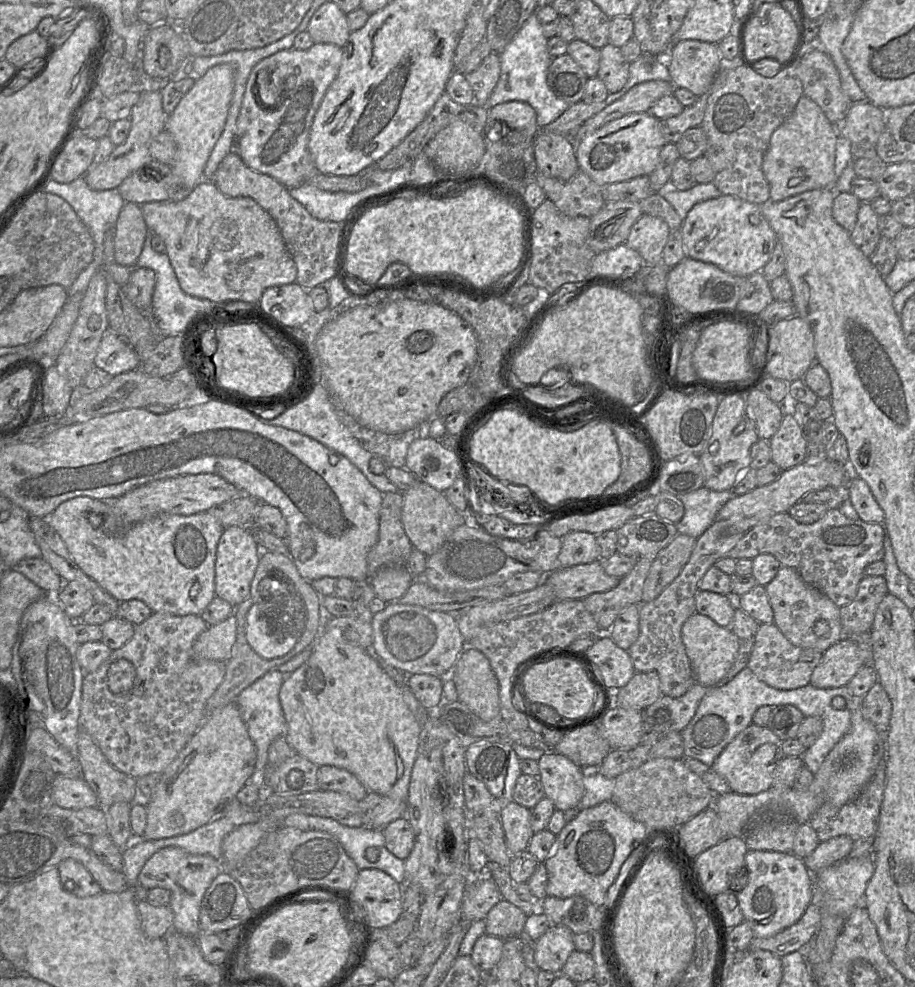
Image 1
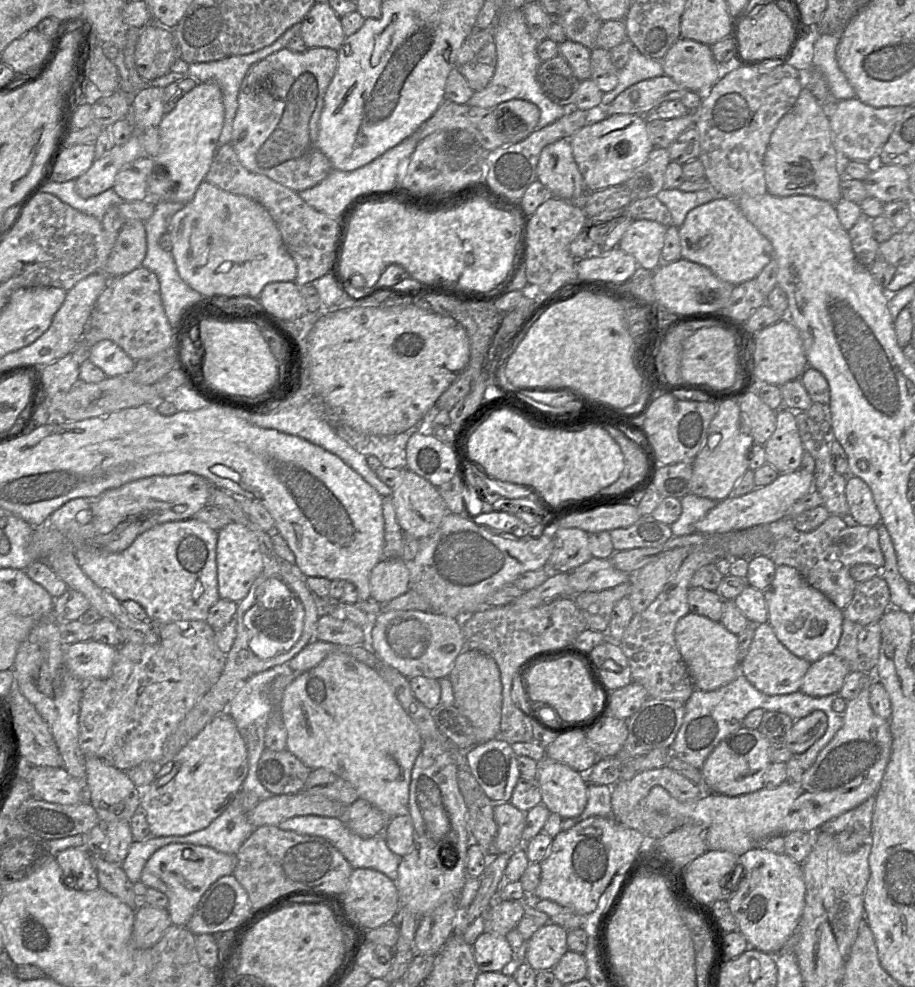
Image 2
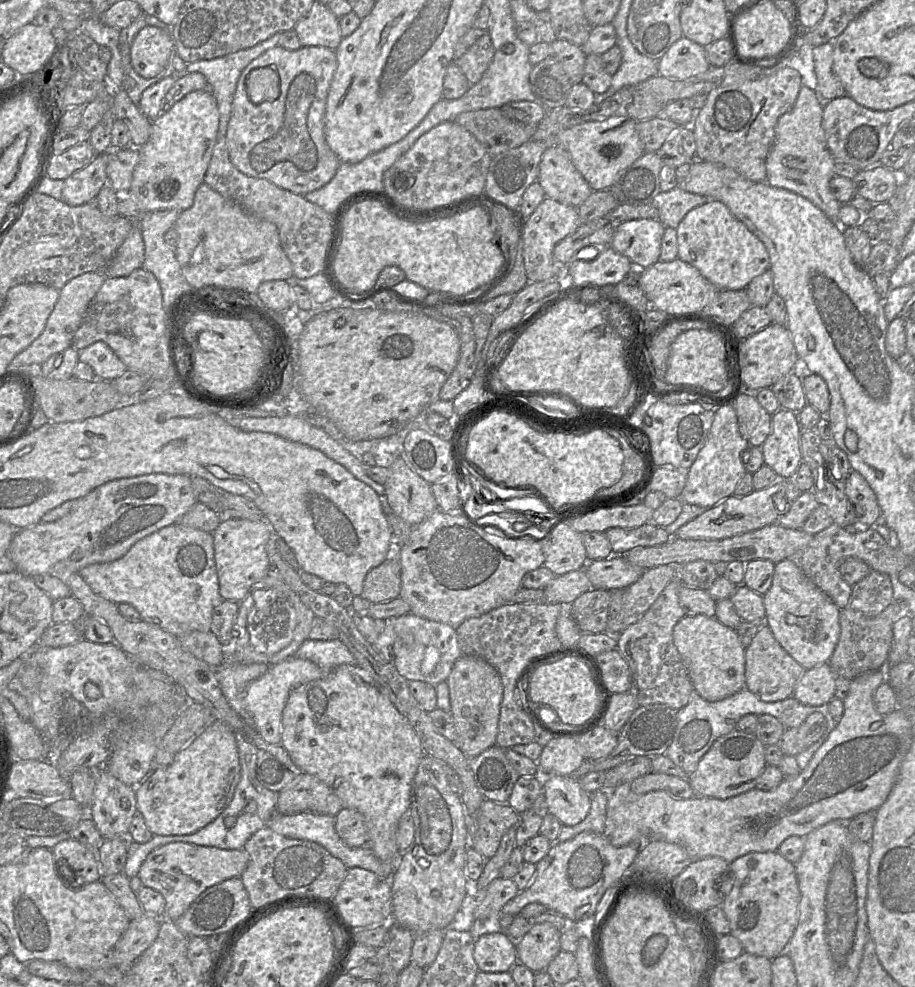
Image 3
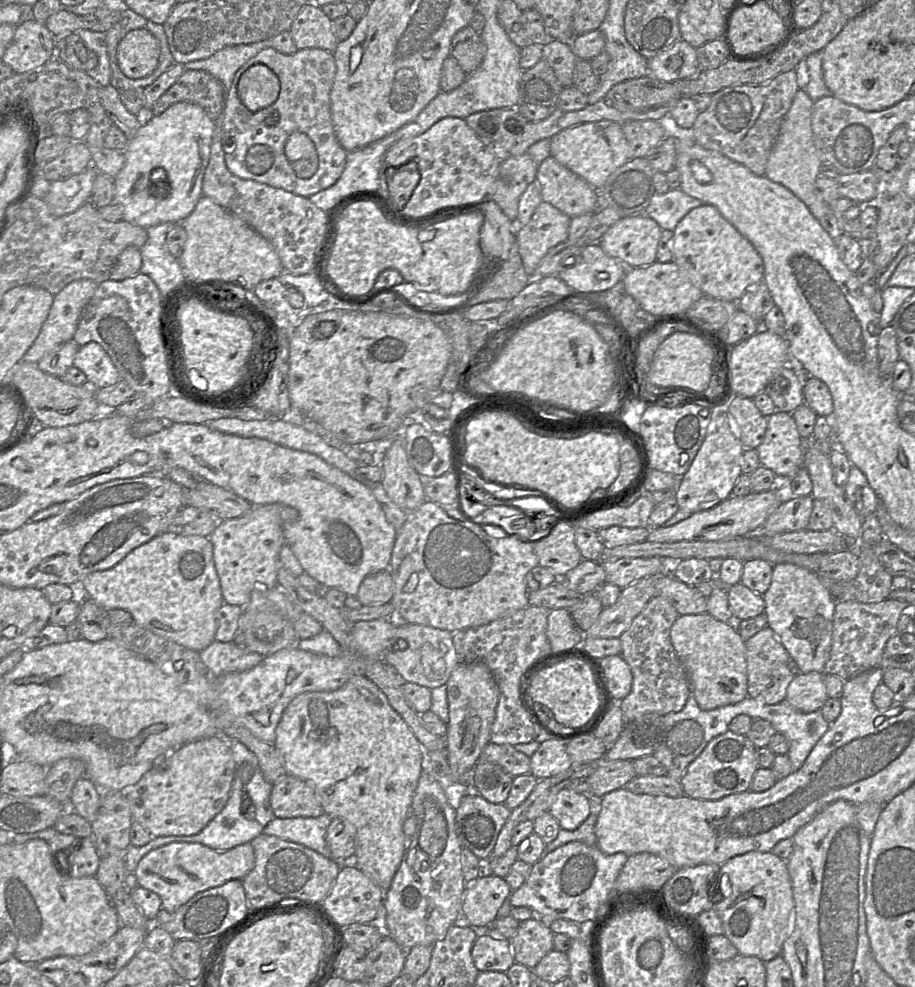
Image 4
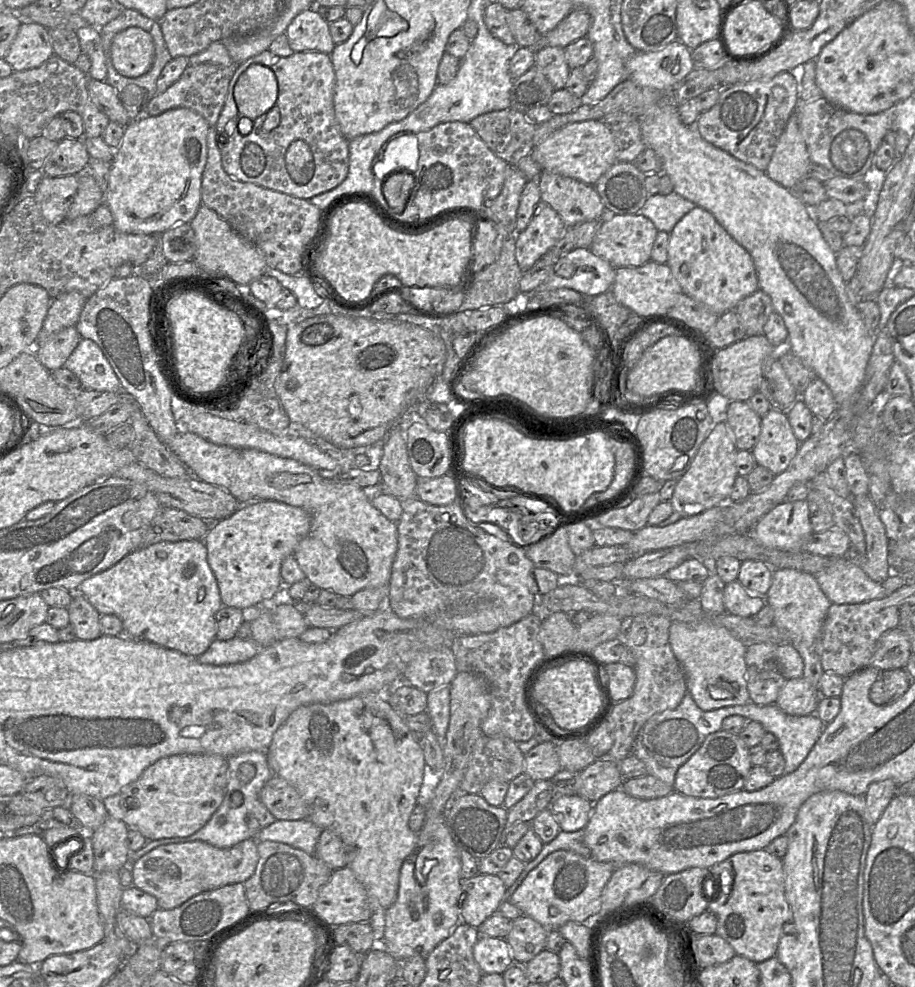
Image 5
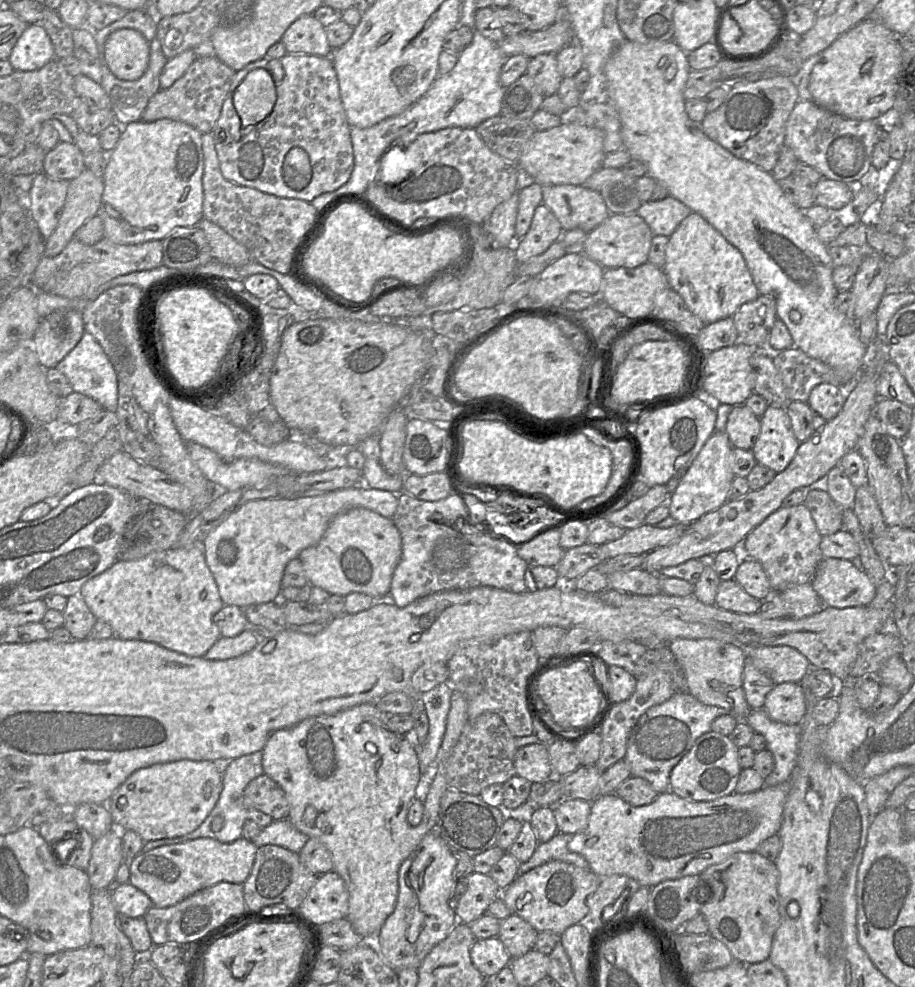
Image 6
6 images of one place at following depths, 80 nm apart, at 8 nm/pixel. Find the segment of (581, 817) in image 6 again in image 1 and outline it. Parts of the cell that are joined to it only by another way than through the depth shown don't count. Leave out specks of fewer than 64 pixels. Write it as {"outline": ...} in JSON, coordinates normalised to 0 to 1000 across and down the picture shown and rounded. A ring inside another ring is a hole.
{"outline":[[[597,762],[588,771],[596,807],[614,823],[630,818],[638,806],[638,780],[620,767]]]}

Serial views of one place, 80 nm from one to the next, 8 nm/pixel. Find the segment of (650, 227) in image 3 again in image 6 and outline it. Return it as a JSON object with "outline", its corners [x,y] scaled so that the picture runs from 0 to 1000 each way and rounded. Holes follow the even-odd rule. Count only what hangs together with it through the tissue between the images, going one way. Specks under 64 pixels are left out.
{"outline":[[[667,217],[642,237],[637,256],[660,272],[694,272],[708,264],[714,237],[697,217]]]}

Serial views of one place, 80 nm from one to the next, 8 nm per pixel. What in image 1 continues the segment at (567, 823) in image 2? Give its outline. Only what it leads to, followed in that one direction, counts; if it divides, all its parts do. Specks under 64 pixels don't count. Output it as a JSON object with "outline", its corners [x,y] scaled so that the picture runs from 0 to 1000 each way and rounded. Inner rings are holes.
{"outline":[[[638,780],[639,803],[633,815],[616,823],[617,833],[625,832],[636,821],[668,812],[672,790],[663,788],[652,780]]]}

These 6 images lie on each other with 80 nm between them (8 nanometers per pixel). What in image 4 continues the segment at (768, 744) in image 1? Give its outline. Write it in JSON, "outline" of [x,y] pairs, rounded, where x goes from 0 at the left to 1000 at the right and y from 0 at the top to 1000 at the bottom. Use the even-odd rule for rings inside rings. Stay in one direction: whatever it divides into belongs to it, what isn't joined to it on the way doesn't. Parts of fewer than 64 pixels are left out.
{"outline":[[[797,740],[779,748],[766,764],[753,774],[742,790],[746,804],[760,810],[785,811],[819,800],[823,786],[830,778],[826,759],[814,745]]]}

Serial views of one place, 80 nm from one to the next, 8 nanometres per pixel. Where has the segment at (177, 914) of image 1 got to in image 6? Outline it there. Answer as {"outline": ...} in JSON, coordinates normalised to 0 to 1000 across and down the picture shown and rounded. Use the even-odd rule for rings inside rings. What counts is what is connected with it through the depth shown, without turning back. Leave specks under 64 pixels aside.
{"outline":[[[219,848],[178,856],[154,863],[141,872],[141,895],[162,907],[167,918],[181,920],[242,894],[266,896],[274,884],[281,860],[277,852],[266,848],[252,854]]]}

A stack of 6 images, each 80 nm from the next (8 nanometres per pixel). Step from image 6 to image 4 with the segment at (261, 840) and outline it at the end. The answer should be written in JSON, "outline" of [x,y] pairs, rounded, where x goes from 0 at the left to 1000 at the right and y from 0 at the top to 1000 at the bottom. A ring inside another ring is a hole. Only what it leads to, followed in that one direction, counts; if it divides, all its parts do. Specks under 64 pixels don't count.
{"outline":[[[354,825],[348,828],[301,828],[287,840],[287,845],[332,856],[362,869],[356,853],[356,843],[363,829]]]}

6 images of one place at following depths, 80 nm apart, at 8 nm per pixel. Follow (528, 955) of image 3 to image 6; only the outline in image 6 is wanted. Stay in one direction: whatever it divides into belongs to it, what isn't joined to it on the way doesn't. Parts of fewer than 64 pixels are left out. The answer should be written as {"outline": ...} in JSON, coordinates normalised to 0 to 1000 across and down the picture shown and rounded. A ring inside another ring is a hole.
{"outline":[[[566,927],[548,933],[544,950],[551,955],[558,971],[566,971],[584,961],[588,943]]]}

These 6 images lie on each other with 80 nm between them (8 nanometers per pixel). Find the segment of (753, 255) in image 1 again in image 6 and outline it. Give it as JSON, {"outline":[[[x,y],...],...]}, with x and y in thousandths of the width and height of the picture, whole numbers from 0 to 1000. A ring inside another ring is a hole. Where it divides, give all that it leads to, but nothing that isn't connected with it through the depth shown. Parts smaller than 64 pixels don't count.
{"outline":[[[755,215],[731,239],[723,273],[731,291],[745,301],[753,315],[769,328],[800,321],[810,309],[824,305],[831,299],[810,255],[761,215]]]}

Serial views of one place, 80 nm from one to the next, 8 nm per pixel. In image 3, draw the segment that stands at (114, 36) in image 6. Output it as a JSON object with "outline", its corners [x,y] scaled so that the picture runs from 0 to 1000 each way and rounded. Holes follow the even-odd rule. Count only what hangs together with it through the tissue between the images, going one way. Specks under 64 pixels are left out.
{"outline":[[[160,25],[148,36],[143,46],[143,64],[145,70],[156,79],[168,79],[186,67],[188,74],[188,59],[192,56],[188,31],[170,26]]]}

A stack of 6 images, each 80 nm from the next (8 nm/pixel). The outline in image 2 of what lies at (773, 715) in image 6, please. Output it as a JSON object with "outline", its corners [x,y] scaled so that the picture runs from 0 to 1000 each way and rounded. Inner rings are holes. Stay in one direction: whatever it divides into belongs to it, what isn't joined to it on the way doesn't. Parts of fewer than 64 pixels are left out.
{"outline":[[[907,662],[886,672],[874,700],[886,706],[899,706],[916,702],[929,679],[913,662]]]}

